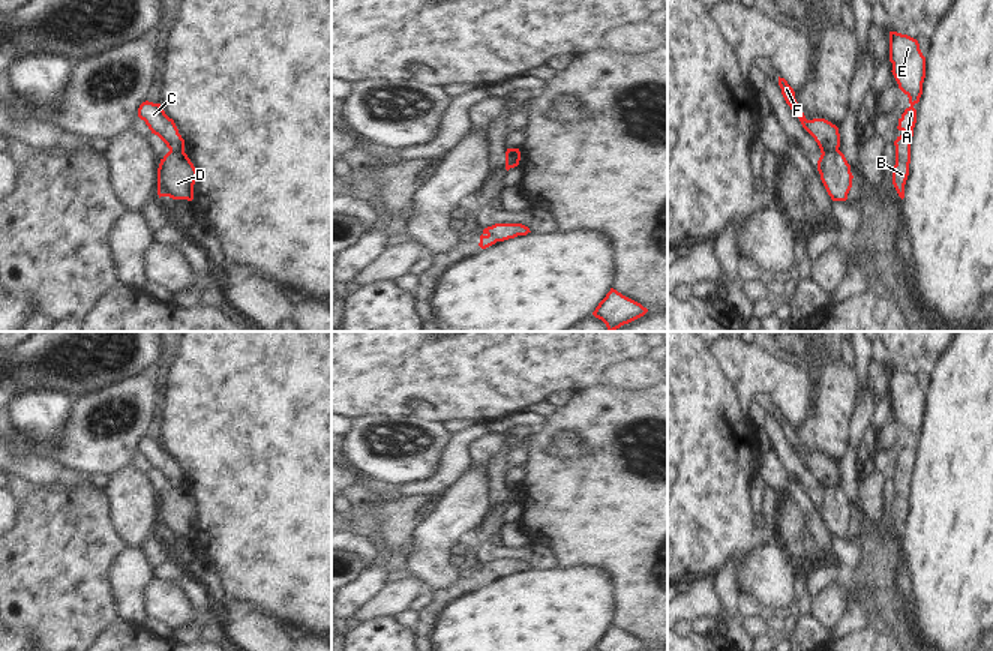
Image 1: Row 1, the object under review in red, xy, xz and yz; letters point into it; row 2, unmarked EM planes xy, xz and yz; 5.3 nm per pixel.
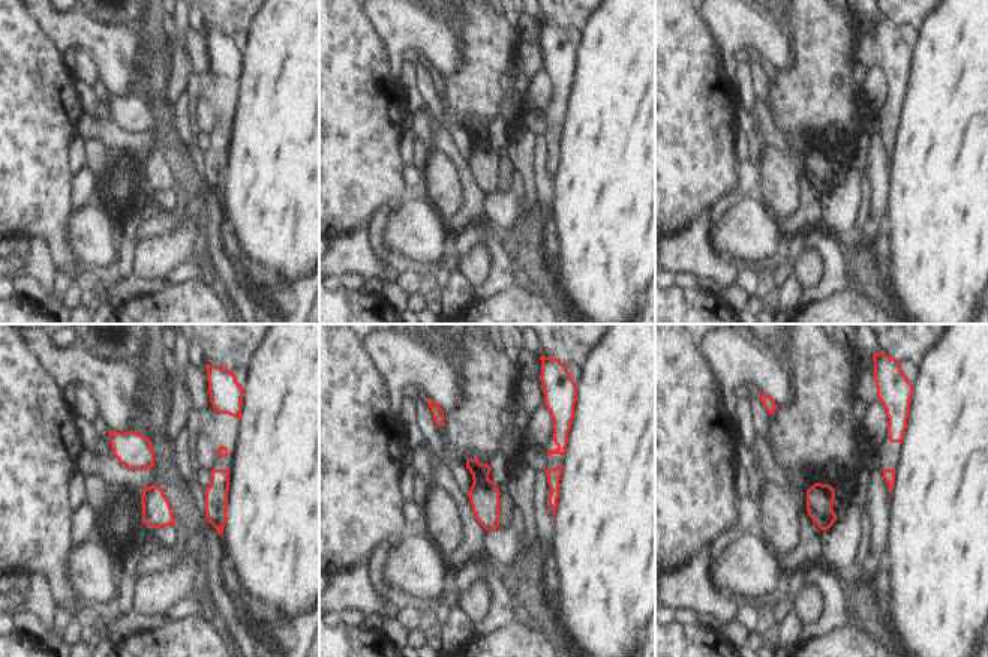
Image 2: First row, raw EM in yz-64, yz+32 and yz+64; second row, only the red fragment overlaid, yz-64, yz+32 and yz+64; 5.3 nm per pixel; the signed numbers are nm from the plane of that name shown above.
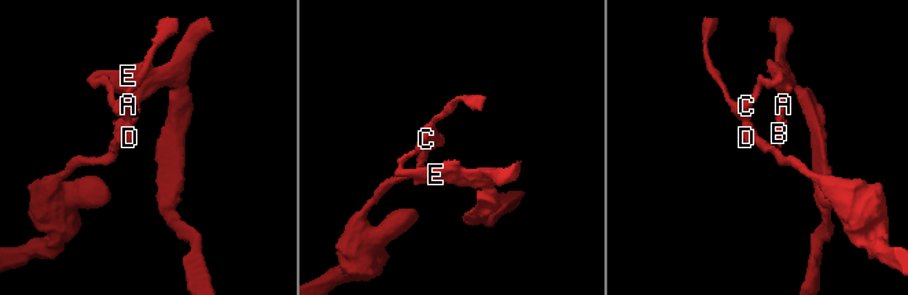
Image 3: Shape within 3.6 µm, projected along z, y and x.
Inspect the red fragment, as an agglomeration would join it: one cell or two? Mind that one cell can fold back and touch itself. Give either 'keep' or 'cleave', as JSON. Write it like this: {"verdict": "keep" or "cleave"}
{"verdict": "cleave"}

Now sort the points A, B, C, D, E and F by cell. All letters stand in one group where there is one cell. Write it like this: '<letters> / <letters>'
A B C E F / D

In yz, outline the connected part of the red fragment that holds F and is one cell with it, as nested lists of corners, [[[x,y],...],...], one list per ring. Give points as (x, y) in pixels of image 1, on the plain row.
[[[778,412],[778,422],[782,424],[782,430],[786,440],[798,452],[802,464],[814,474],[814,477],[818,478],[820,484],[820,489],[824,490],[832,486],[838,486],[840,483],[838,464],[825,454],[807,456],[804,448],[800,446],[800,441],[795,435],[795,428],[788,420],[788,417]]]

